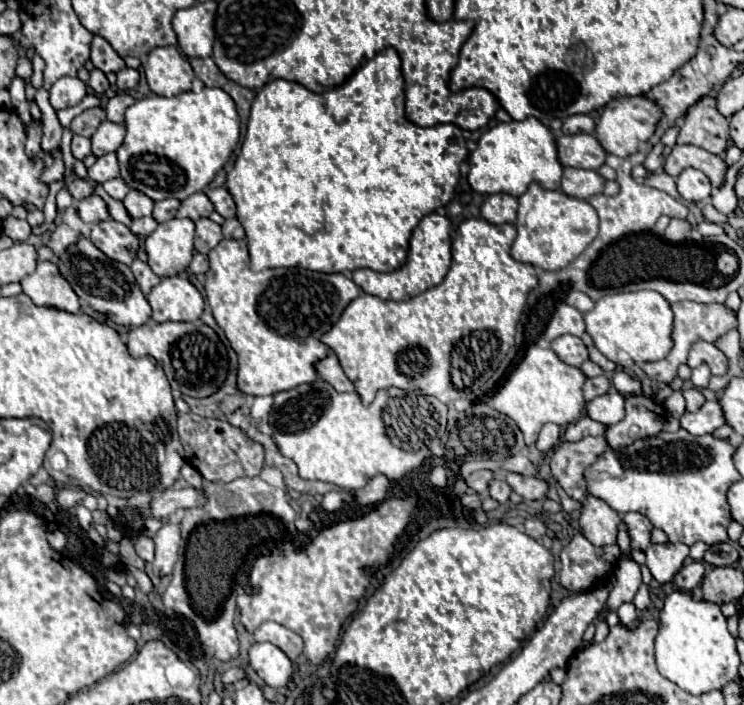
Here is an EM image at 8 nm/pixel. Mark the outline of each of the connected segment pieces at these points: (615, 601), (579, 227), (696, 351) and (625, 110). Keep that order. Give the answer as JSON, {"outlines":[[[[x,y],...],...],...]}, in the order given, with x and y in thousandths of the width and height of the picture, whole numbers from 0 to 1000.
{"outlines":[[[[840,743],[832,746],[832,777],[835,791],[829,803],[829,831],[819,840],[819,848],[813,854],[816,868],[829,868],[829,862],[837,854],[851,854],[851,845],[856,843],[856,834],[862,831],[862,803],[845,789],[845,760]]],[[[714,261],[708,272],[698,278],[692,321],[695,338],[687,352],[687,363],[692,369],[724,377],[730,383],[754,383],[800,340],[805,329],[805,306],[789,284],[762,278],[754,270],[733,270]]],[[[937,485],[926,499],[926,522],[937,522],[942,516],[950,516],[961,533],[972,533],[977,528],[977,505],[953,485]]],[[[867,136],[824,139],[813,150],[813,156],[802,173],[800,193],[819,218],[840,224],[840,221],[853,218],[859,204],[870,201],[878,193],[886,170],[888,170],[888,150],[883,150],[883,145],[872,145],[872,139],[867,139]]]]}

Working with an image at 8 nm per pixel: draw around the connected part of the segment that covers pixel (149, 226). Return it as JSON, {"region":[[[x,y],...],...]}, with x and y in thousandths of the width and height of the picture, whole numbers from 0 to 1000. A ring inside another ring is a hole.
{"region":[[[198,306],[198,309],[181,309],[179,318],[176,318],[179,332],[184,332],[184,335],[190,335],[190,338],[200,335],[208,323],[211,323],[211,312],[208,312],[206,306]]]}

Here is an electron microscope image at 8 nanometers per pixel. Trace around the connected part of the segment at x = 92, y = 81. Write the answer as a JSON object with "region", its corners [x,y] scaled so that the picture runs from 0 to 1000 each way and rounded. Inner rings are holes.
{"region":[[[130,96],[122,99],[122,111],[120,111],[117,119],[120,119],[120,125],[122,125],[128,133],[138,133],[138,130],[147,125],[147,116],[144,116],[141,105],[138,105],[136,99],[130,99]]]}

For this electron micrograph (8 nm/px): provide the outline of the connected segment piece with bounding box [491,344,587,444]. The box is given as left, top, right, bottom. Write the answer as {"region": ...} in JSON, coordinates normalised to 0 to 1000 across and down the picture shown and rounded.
{"region":[[[716,488],[708,494],[706,508],[684,533],[684,539],[665,556],[660,573],[668,584],[681,587],[695,599],[706,618],[706,630],[719,630],[730,601],[746,599],[751,604],[762,604],[784,590],[786,567],[781,550],[786,539],[789,533],[778,522],[754,513],[741,494]]]}

